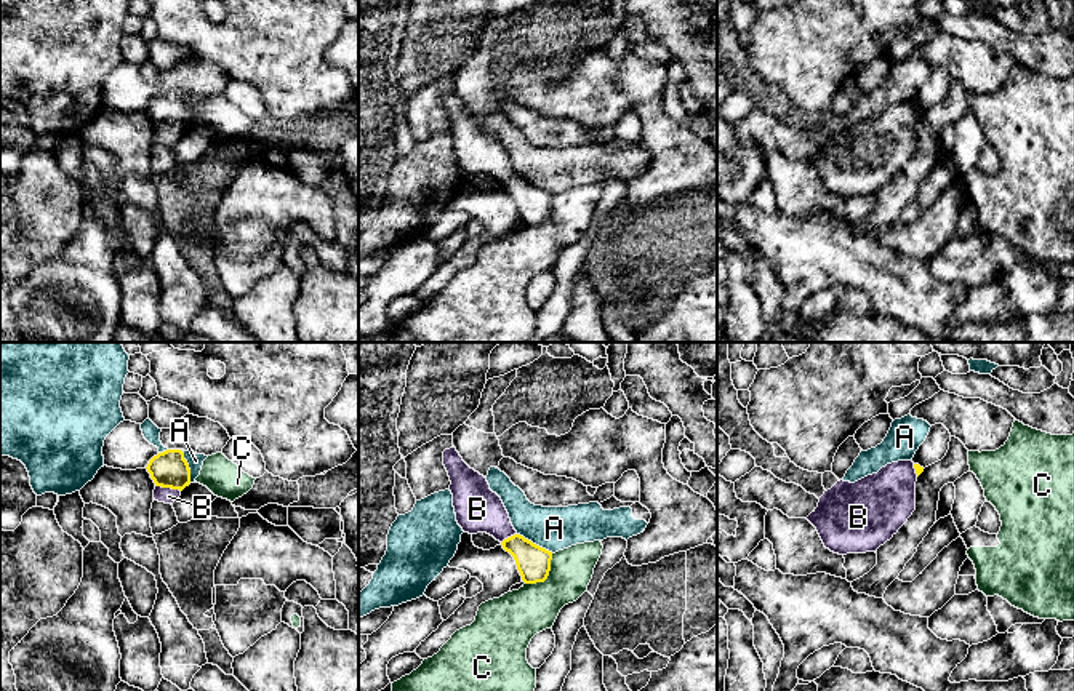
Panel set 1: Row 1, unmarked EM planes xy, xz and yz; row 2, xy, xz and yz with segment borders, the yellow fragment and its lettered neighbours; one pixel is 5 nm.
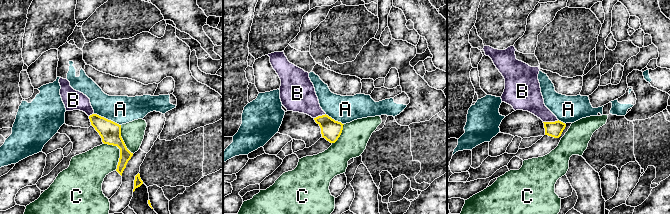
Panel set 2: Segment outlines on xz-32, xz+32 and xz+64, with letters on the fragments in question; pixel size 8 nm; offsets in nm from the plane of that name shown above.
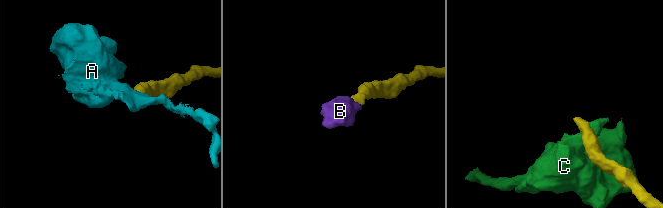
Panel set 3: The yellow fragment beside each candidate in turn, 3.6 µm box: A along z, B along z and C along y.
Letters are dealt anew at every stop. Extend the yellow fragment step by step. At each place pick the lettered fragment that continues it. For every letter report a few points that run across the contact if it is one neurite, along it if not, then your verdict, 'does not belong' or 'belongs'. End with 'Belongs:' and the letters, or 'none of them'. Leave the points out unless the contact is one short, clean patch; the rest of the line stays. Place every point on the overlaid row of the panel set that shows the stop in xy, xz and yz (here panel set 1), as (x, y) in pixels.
A: xz (517, 533), (553, 552) | does not belong
B: xy (168, 469), (168, 487), (162, 495) | belongs
C: xz (553, 554), (549, 575), (543, 581), (525, 584) | does not belong
Belongs: B

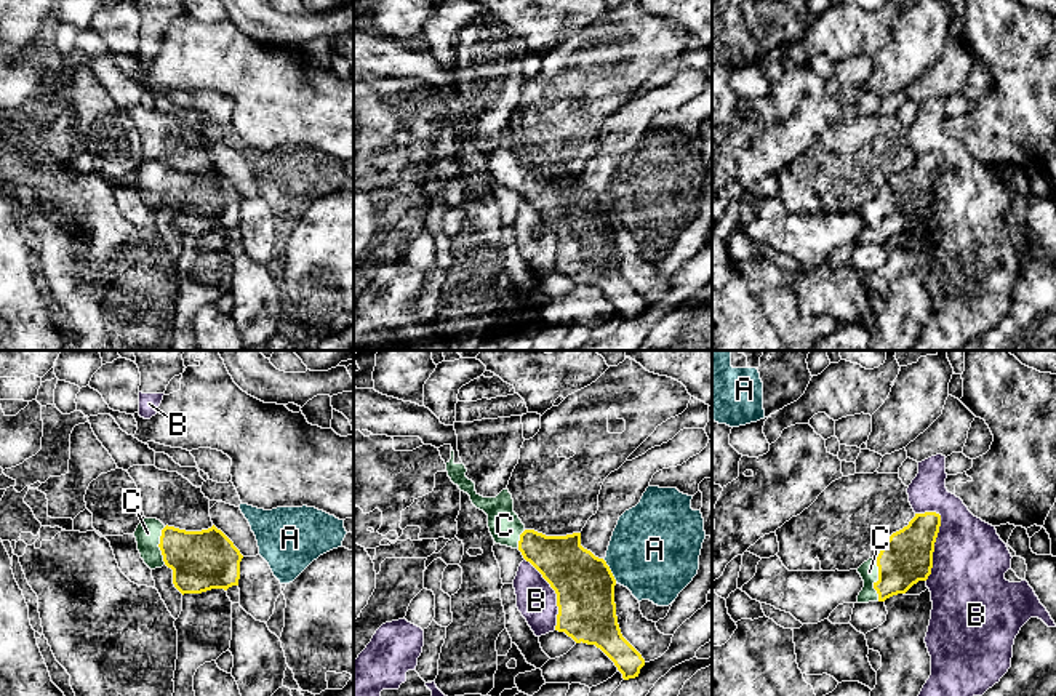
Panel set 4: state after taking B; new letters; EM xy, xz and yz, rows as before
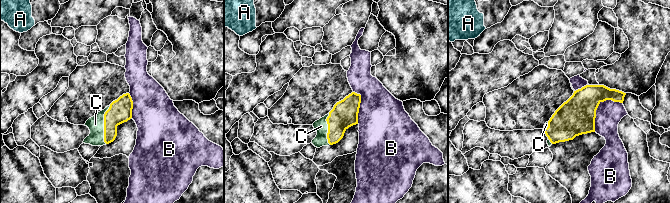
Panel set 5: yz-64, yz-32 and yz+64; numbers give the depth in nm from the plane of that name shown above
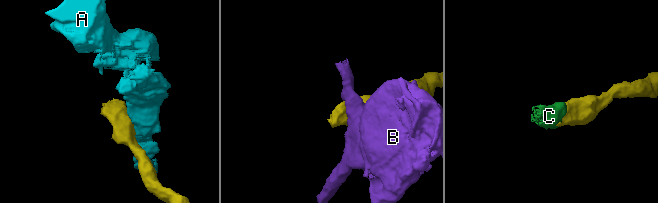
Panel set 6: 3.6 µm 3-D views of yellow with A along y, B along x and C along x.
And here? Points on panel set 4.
A: xz (604, 560), (616, 581) | does not belong
B: does not belong
C: belongs
Belongs: C

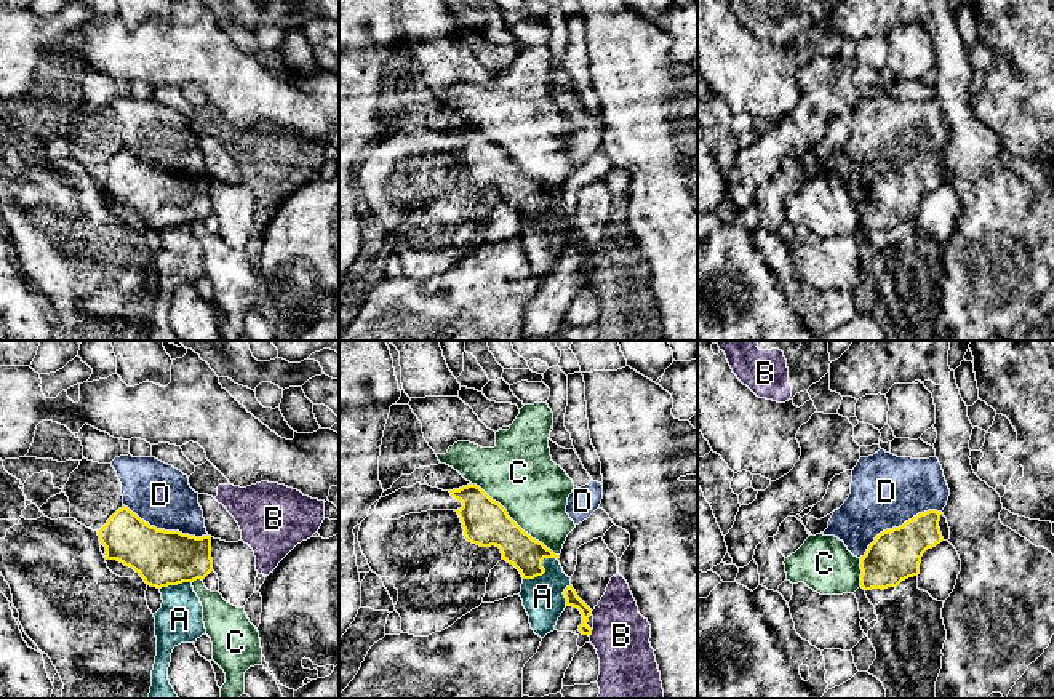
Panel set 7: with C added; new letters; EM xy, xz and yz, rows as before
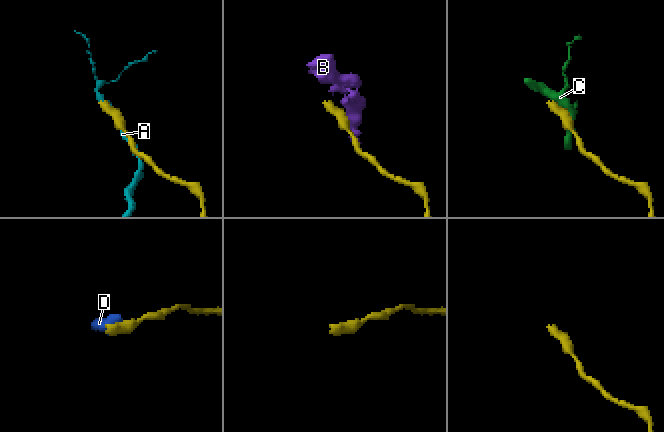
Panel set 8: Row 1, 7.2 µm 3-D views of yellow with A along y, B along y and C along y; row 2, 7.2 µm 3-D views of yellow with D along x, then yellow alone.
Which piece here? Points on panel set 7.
A: does not belong
B: xz (594, 629), (589, 635) | does not belong
C: does not belong
D: does not belong
Belongs: none of them

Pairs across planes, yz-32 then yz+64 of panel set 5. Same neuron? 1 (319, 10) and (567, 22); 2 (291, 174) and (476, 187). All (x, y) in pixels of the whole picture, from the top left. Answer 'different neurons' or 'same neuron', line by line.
1: different neurons
2: different neurons

